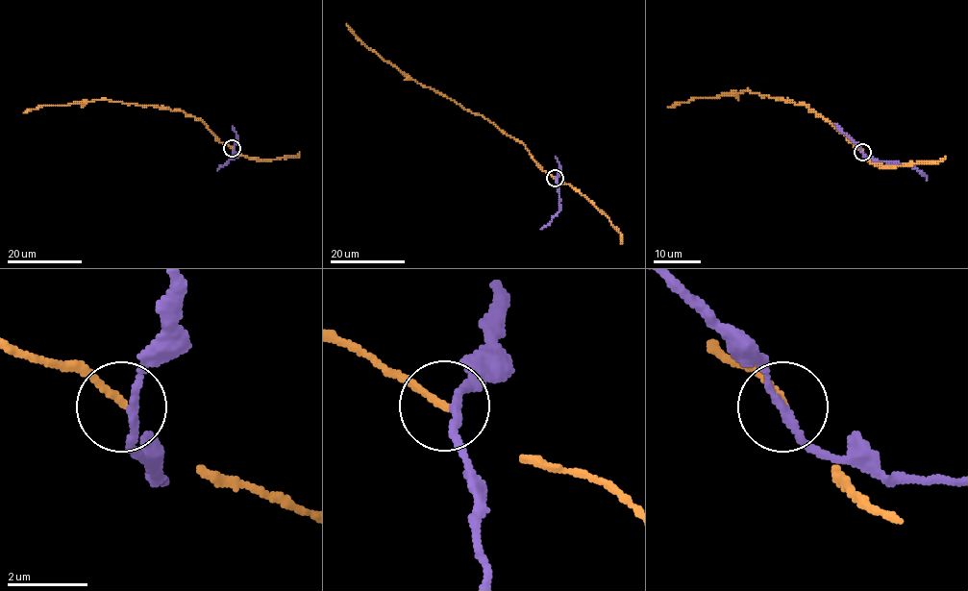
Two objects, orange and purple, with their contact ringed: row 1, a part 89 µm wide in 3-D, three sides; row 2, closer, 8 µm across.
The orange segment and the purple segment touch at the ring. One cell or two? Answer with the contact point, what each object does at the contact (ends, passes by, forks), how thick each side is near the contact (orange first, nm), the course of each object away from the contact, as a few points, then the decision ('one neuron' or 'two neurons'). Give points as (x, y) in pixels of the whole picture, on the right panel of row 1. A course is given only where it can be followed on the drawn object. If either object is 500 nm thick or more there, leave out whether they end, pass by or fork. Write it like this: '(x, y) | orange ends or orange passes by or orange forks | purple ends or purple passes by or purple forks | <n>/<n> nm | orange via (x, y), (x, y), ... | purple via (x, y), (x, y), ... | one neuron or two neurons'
(862, 152) | orange ends | purple passes by | 160/180 nm | orange via (862, 152), (805, 104), (794, 104), (748, 90), (724, 93), (715, 98), (692, 98), (668, 108) | purple via (862, 152), (875, 160), (915, 166), (927, 180) | two neurons

